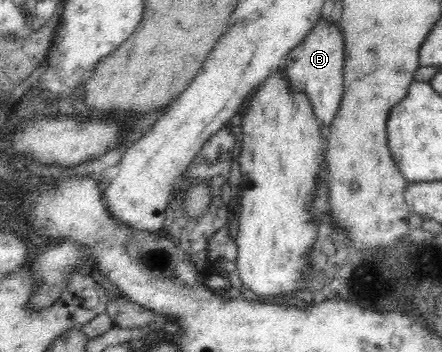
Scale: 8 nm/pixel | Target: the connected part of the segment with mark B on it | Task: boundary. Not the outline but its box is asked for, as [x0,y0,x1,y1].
[279,19,344,128]

